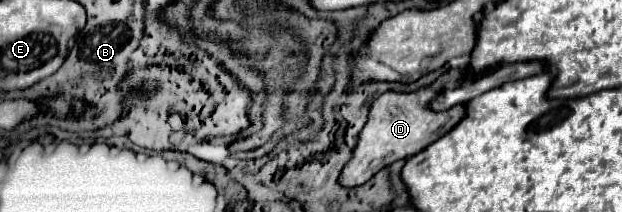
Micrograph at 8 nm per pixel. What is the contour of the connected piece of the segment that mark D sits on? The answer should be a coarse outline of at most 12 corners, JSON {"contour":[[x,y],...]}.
{"contour":[[430,88],[386,92],[370,108],[352,158],[338,176],[344,188],[368,182],[392,162],[414,156],[464,116],[458,104],[432,112]]}

